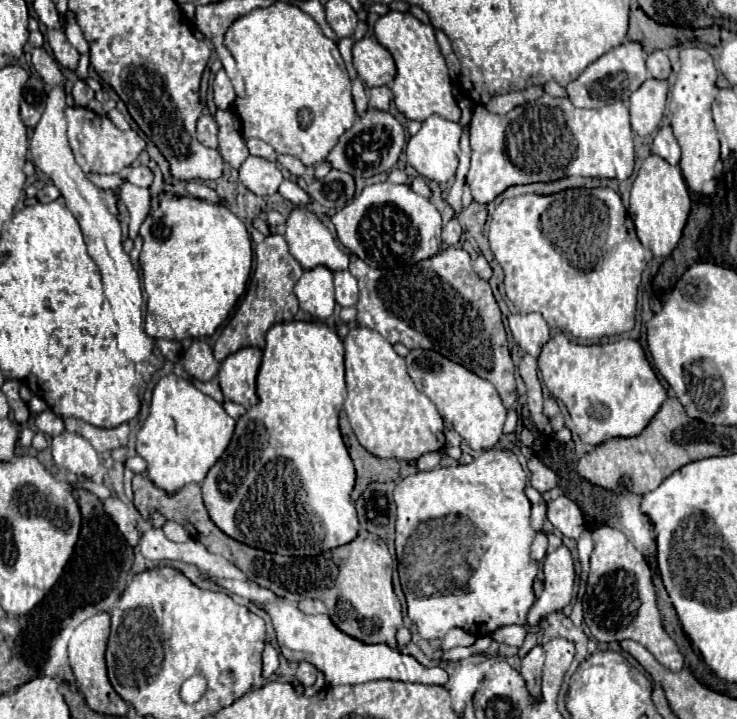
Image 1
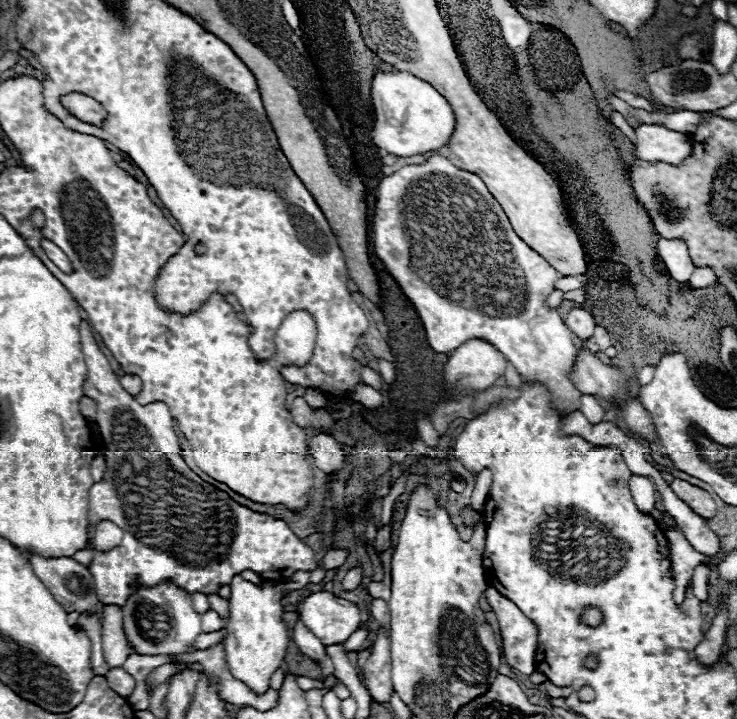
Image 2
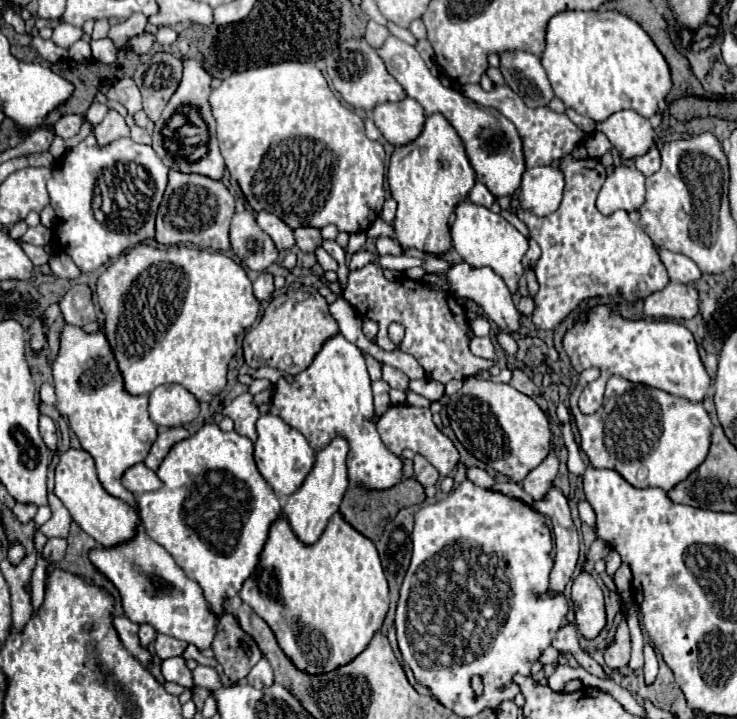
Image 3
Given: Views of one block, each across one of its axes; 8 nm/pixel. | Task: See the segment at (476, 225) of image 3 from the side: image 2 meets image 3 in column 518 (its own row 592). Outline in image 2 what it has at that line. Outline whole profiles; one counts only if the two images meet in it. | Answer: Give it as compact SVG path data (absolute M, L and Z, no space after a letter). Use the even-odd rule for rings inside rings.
M296 572L290 582L272 582L266 584L262 590L244 580L242 576L234 576L230 588L230 620L226 624L228 636L224 640L224 652L226 662L232 672L232 676L240 682L244 682L252 692L264 694L270 690L270 676L284 664L286 652L288 652L288 628L282 622L282 604L280 604L280 592L282 590L300 590L310 578L310 572Z

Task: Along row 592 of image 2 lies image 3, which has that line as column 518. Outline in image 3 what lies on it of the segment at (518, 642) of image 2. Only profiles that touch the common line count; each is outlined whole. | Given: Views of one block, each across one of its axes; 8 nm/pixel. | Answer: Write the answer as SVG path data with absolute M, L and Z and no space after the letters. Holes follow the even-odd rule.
M504 482L504 484L494 484L492 486L492 490L494 492L500 492L500 494L504 494L504 496L512 496L514 500L524 500L524 504L528 504L530 508L534 506L534 500L518 486L518 484L514 484L514 482Z

